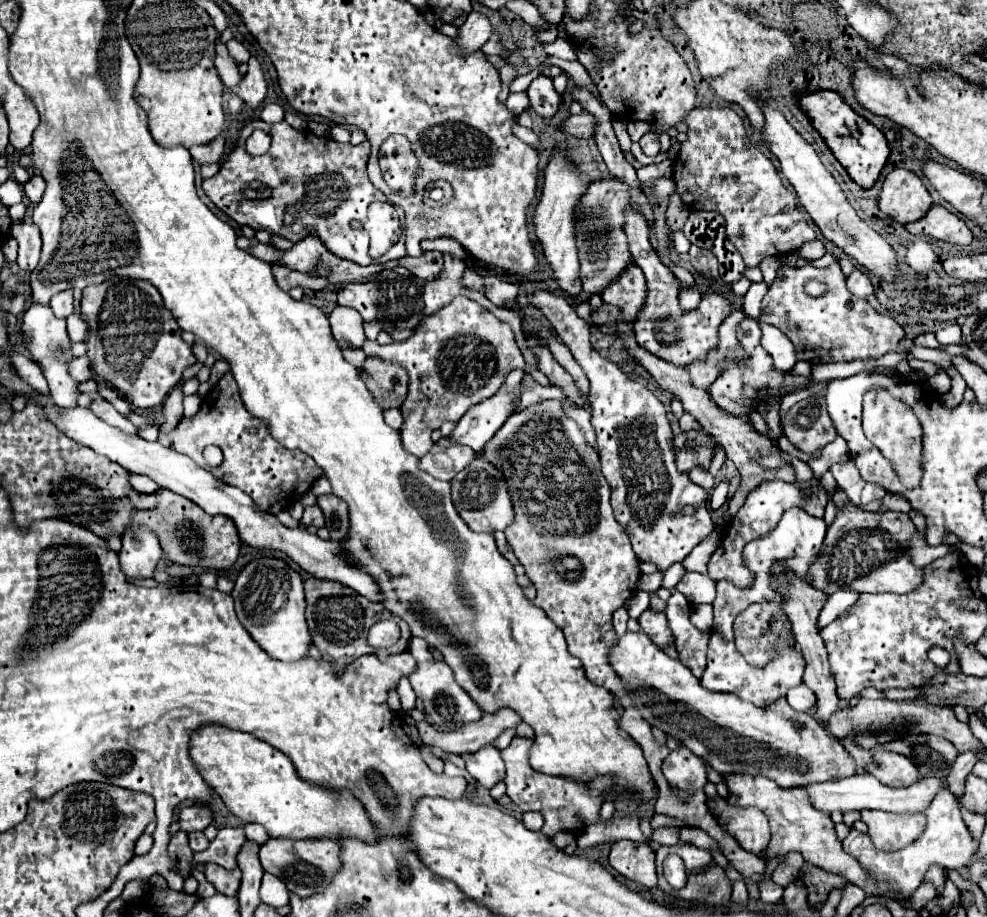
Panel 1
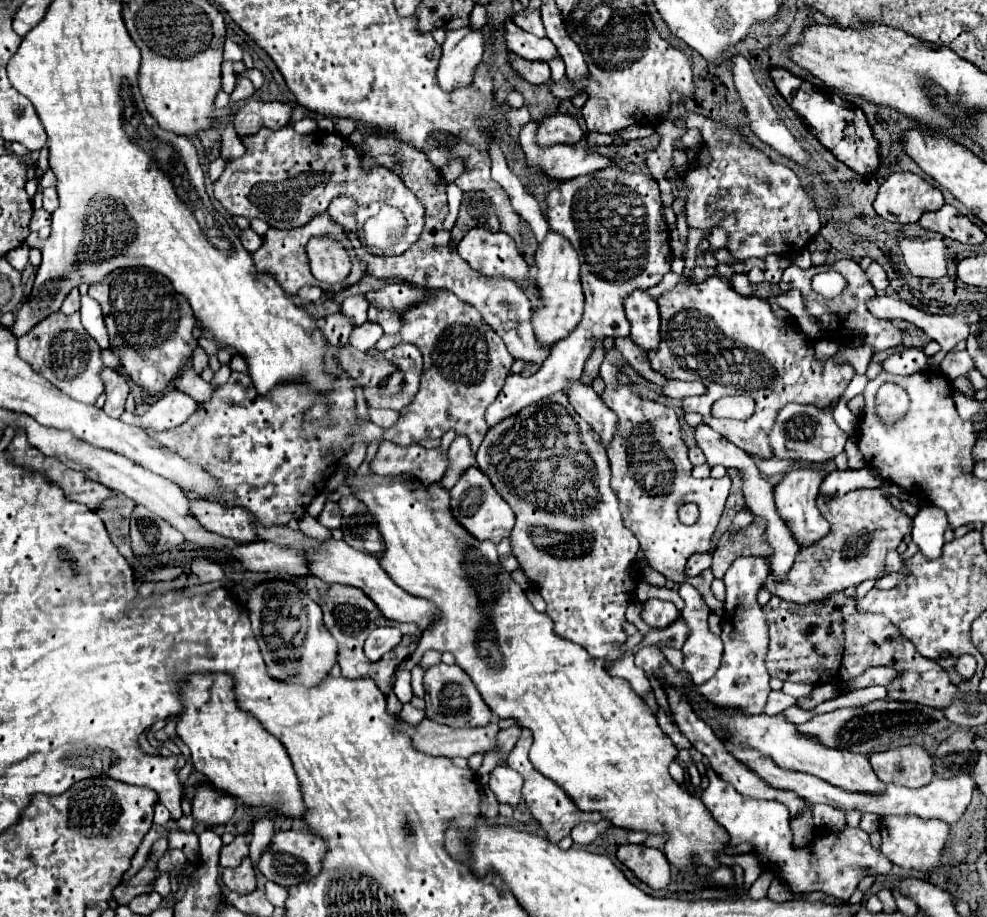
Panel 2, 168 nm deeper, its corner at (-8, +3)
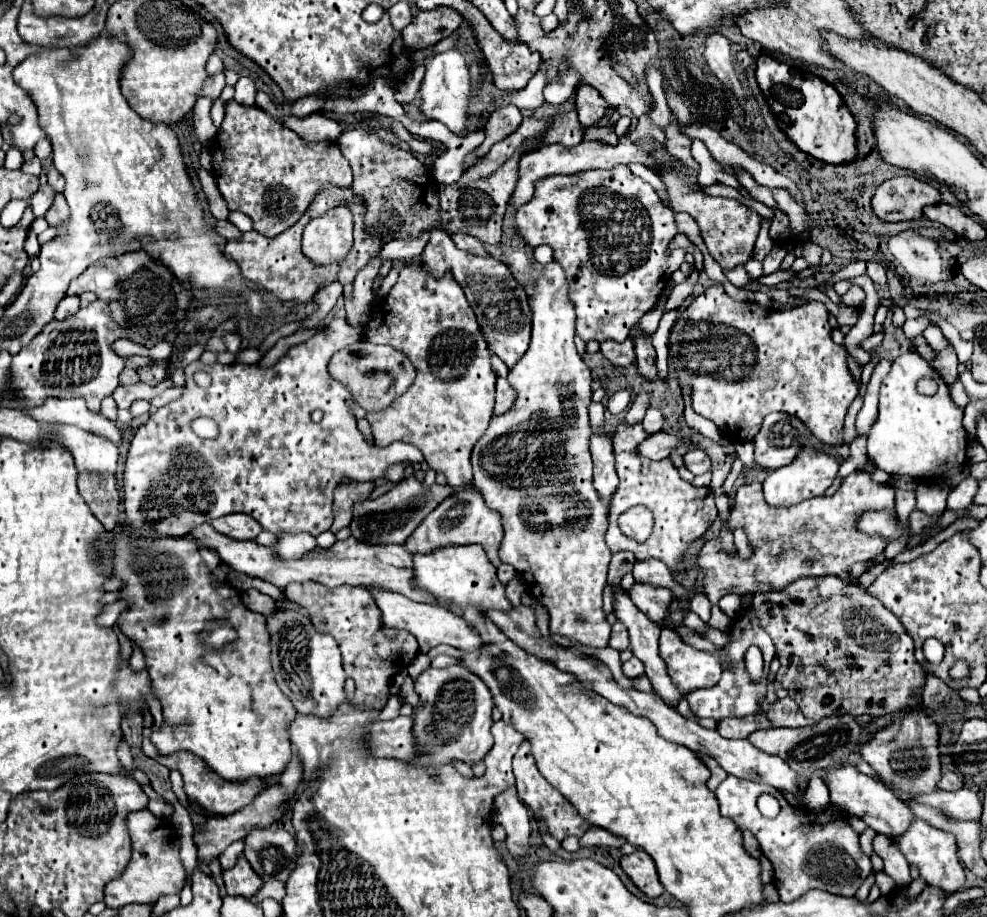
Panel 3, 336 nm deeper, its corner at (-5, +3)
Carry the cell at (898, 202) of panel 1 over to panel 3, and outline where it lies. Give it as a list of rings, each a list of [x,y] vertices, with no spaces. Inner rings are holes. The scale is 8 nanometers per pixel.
[[[895,176],[885,180],[873,196],[873,212],[885,222],[917,220],[923,216],[923,206],[937,204],[939,190],[915,176]]]

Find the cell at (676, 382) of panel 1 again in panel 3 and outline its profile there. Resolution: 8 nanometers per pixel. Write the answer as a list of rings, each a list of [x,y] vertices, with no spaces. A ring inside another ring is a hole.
[[[631,338],[625,342],[613,342],[613,340],[601,342],[601,354],[619,368],[629,368],[631,364],[635,364],[635,346]]]

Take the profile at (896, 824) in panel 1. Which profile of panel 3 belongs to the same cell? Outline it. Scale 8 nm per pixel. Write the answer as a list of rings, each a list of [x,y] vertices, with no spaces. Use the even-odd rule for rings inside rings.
[[[915,820],[909,826],[909,830],[903,836],[895,838],[893,842],[899,846],[899,850],[907,858],[907,862],[909,864],[915,864],[919,868],[919,872],[927,880],[927,884],[931,884],[935,888],[941,888],[941,890],[945,890],[949,894],[953,894],[957,890],[963,890],[963,884],[965,884],[965,868],[961,866],[961,862],[957,858],[957,844],[955,844],[953,834],[943,832],[943,830],[935,830],[927,822]]]

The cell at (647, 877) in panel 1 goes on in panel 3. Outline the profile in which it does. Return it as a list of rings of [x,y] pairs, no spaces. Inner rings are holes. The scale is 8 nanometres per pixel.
[[[635,850],[633,854],[623,856],[621,868],[645,896],[659,898],[665,892],[659,882],[659,876],[657,876],[655,862],[651,860],[651,856],[647,852]]]

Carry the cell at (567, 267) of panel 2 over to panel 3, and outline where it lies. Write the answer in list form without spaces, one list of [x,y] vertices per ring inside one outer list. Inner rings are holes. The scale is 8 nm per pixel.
[[[553,260],[549,262],[545,268],[543,268],[543,276],[537,280],[537,286],[535,286],[535,296],[529,298],[529,304],[531,304],[531,310],[533,310],[533,334],[531,334],[531,344],[525,352],[525,356],[509,370],[509,384],[515,388],[517,392],[517,398],[513,402],[513,406],[505,412],[505,414],[499,414],[499,416],[493,416],[491,418],[491,424],[489,428],[485,430],[485,434],[477,440],[475,448],[473,448],[473,454],[471,454],[471,464],[473,464],[473,486],[477,492],[481,492],[481,496],[485,498],[485,504],[491,508],[491,510],[497,510],[501,514],[501,522],[503,522],[503,542],[501,542],[501,548],[499,548],[499,558],[501,562],[507,562],[511,566],[515,566],[515,570],[519,572],[521,580],[525,582],[525,588],[527,592],[537,600],[541,602],[549,614],[551,614],[551,620],[549,620],[549,630],[551,632],[557,632],[557,634],[563,634],[563,636],[569,636],[569,638],[575,638],[577,642],[585,644],[585,646],[595,646],[595,648],[603,648],[607,646],[609,642],[609,632],[611,632],[611,626],[609,622],[605,620],[605,612],[603,612],[603,588],[607,584],[607,566],[609,566],[609,560],[611,560],[611,550],[607,548],[605,544],[605,532],[607,532],[607,506],[599,500],[595,488],[593,488],[593,464],[591,464],[591,454],[589,454],[589,438],[591,438],[591,426],[589,426],[589,404],[591,404],[591,372],[589,368],[585,366],[585,362],[581,360],[581,356],[577,354],[577,348],[575,348],[575,342],[573,342],[573,336],[575,336],[575,308],[567,296],[567,278],[565,278],[565,272],[563,268]],[[543,396],[557,396],[561,398],[561,416],[559,420],[553,424],[551,430],[535,430],[533,432],[533,418],[535,422],[539,424],[541,418],[545,418],[545,412],[543,412]]]

